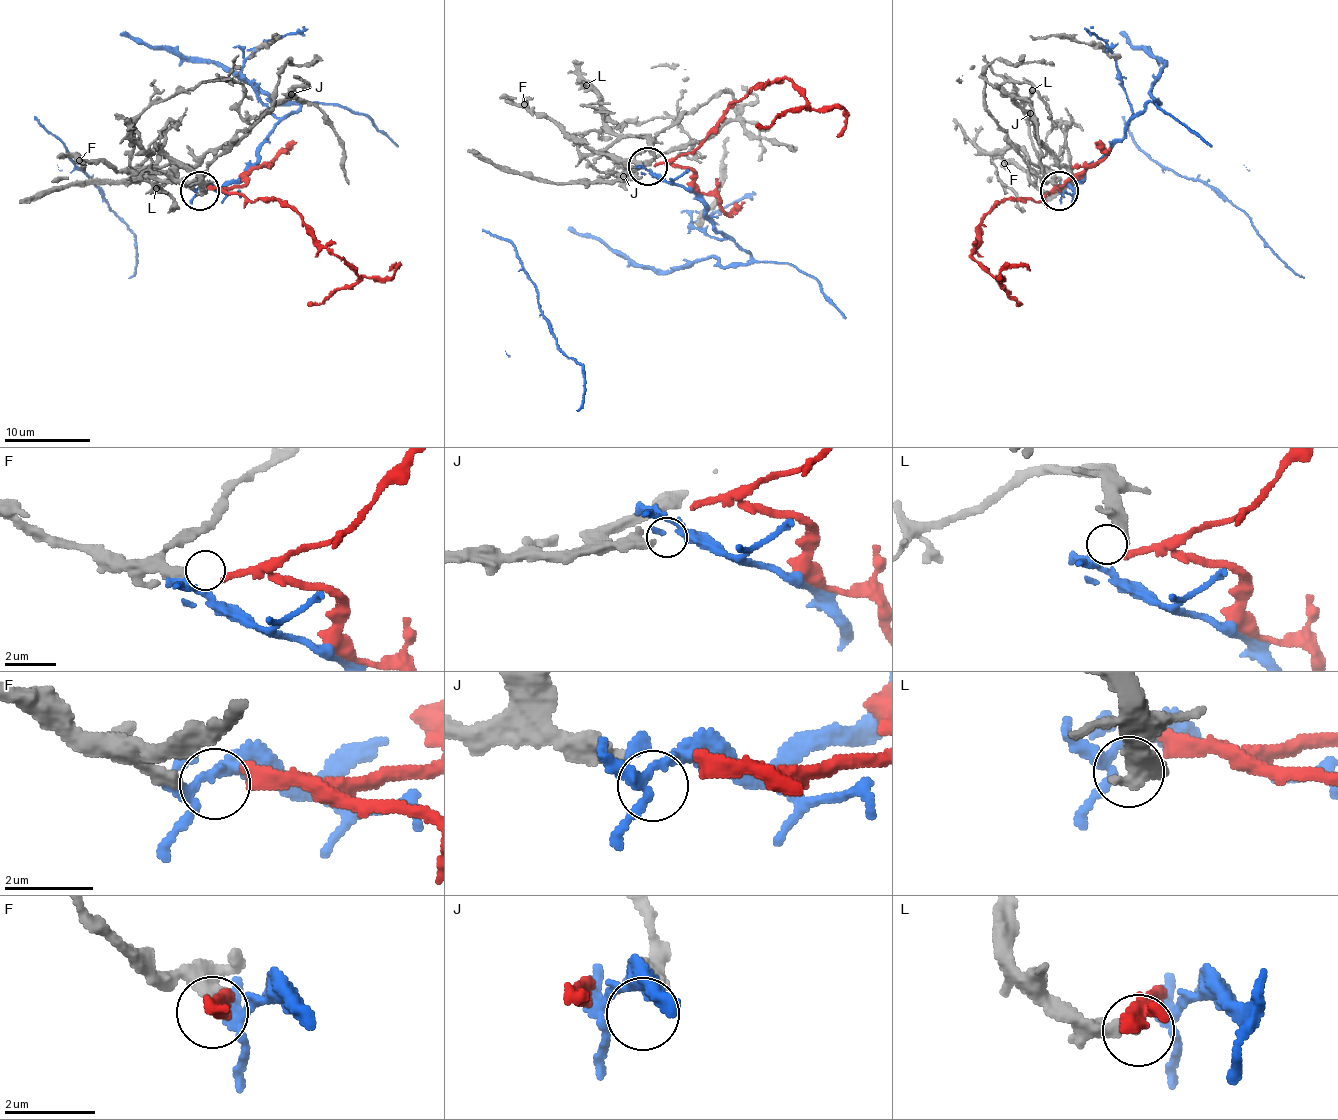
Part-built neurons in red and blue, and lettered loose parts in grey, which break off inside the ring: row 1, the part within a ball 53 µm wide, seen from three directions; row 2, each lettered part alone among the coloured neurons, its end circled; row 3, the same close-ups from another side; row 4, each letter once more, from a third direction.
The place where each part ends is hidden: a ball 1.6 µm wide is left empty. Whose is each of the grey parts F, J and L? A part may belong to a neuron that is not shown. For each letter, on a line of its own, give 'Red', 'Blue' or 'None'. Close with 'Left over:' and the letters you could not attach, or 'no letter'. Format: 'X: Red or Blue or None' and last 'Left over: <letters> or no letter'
F: Red
J: None
L: Blue
Left over: J

